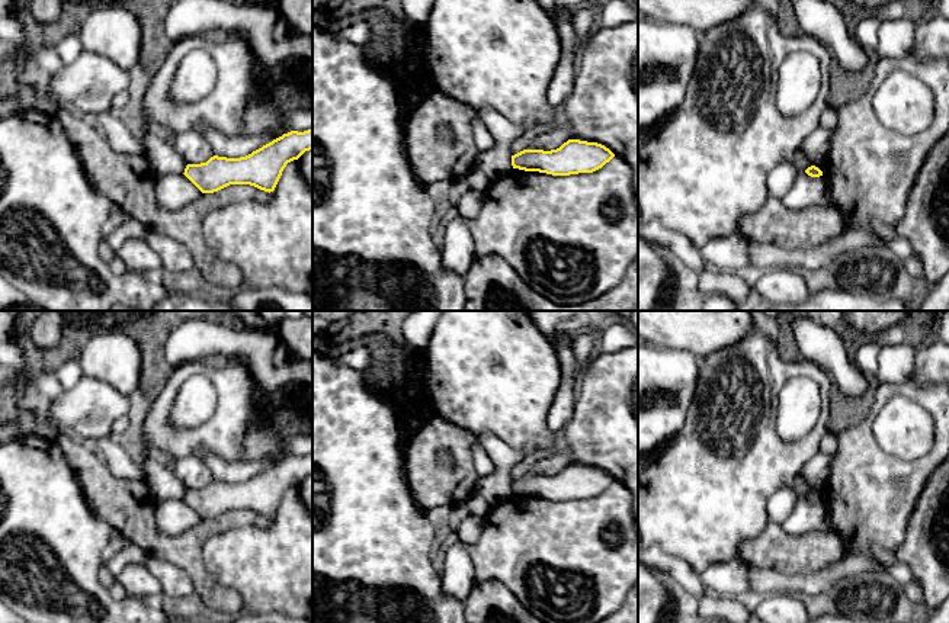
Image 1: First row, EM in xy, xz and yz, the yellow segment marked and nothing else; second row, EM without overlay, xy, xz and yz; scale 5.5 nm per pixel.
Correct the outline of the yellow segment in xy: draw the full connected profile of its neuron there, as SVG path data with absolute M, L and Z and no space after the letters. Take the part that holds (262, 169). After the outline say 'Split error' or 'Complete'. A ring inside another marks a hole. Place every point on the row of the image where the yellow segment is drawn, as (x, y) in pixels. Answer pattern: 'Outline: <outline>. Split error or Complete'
Outline: M312 128L291 131L240 158L211 157L206 163L187 164L185 176L202 192L214 193L230 184L250 184L273 192L288 163L312 150Z. Complete

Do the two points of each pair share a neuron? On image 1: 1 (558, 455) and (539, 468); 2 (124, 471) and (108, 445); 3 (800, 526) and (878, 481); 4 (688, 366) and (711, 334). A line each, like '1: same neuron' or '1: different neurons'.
1: same neuron
2: same neuron
3: different neurons
4: different neurons

